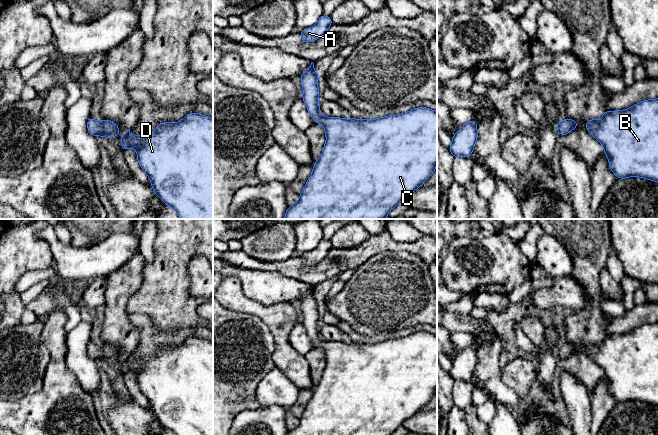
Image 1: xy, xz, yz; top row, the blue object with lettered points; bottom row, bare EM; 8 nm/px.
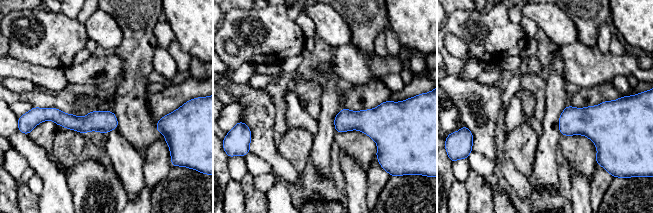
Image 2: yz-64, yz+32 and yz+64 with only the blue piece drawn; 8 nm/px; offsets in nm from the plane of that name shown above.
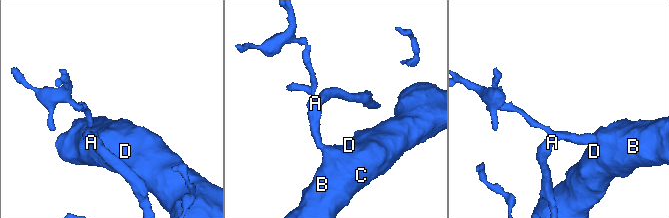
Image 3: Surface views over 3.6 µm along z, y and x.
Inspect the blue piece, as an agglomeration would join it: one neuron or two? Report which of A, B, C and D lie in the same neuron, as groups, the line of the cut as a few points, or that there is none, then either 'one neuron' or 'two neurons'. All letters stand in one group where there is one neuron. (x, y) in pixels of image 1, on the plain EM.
A B C D | no cut | one neuron

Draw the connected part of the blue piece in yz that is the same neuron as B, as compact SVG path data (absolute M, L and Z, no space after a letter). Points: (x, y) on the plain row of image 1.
M658 322L625 334L605 335L599 345L590 343L585 351L603 369L609 392L617 402L641 401L658 406Z

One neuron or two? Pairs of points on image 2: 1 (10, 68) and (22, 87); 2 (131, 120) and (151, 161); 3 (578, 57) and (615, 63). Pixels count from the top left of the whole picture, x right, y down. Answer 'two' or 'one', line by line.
1: two
2: two
3: one

